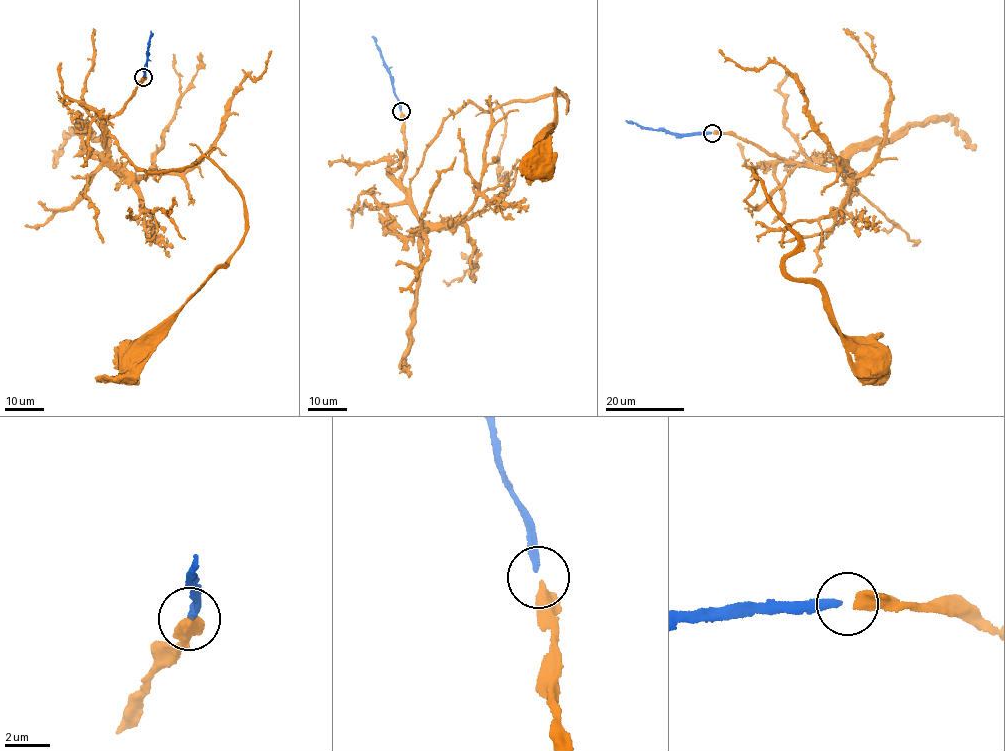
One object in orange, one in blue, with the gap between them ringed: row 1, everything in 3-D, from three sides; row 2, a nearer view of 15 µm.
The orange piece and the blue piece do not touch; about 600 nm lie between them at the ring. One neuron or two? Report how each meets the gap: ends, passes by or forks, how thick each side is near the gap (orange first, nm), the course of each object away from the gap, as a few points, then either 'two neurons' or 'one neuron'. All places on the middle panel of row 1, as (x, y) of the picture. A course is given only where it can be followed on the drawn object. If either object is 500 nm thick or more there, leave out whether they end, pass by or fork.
500 nm thick on the orange side, 280 nm on the other; orange runs (401, 112), (406, 188), (441, 123), (469, 102), (490, 113), (562, 94), (567, 107), (559, 91), (545, 161); blue runs (401, 110), (380, 47), (371, 36); one neuron

